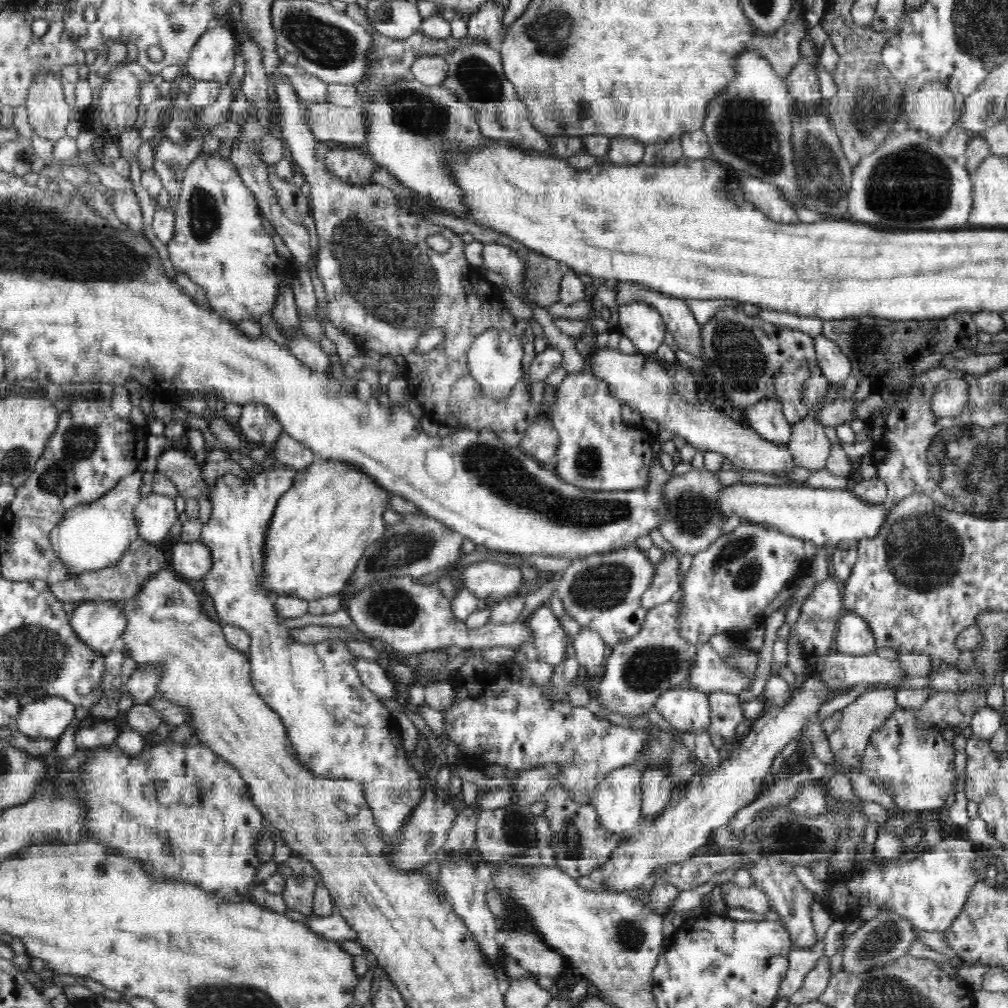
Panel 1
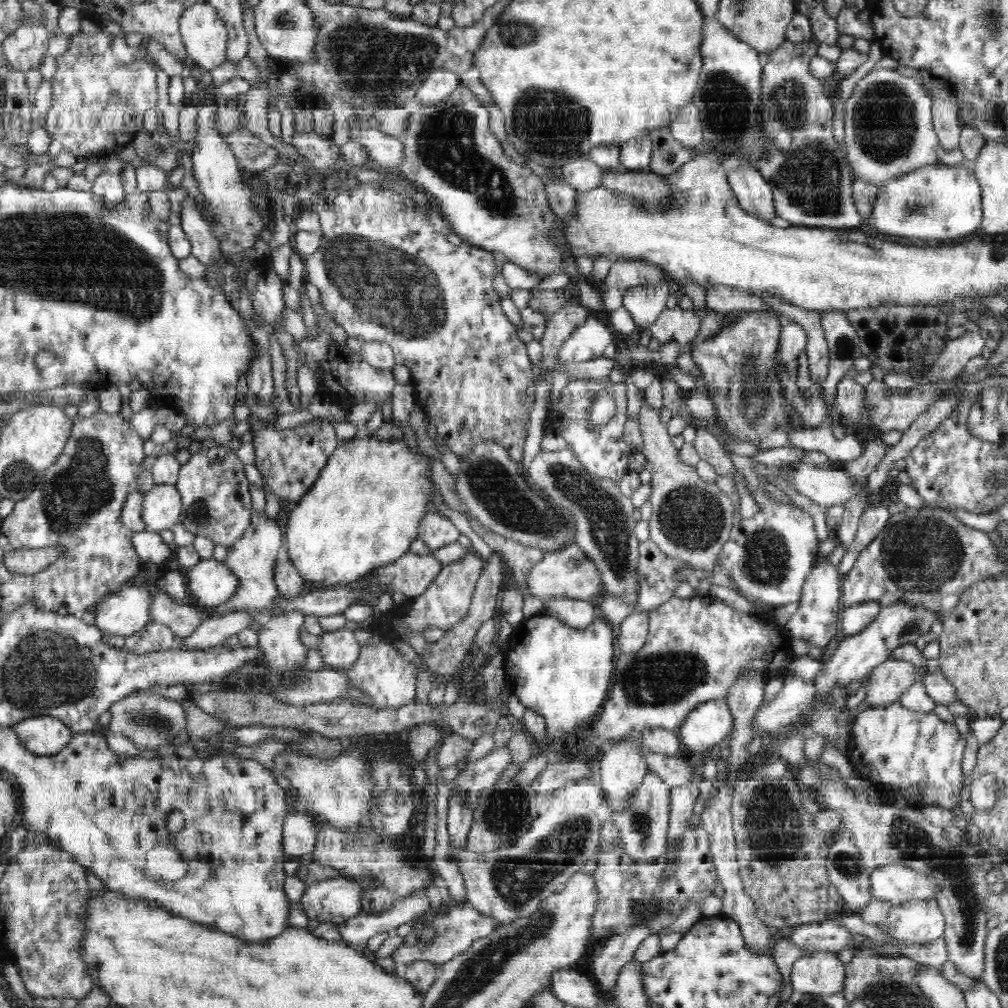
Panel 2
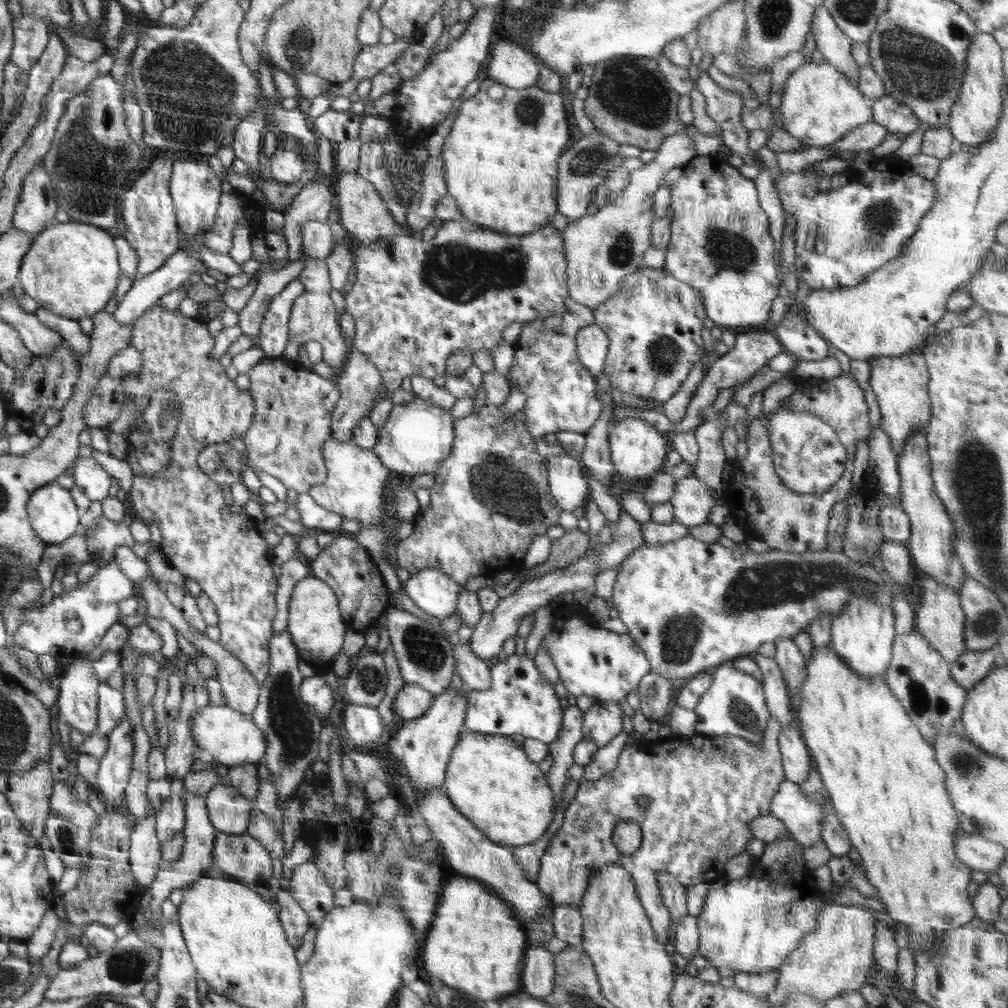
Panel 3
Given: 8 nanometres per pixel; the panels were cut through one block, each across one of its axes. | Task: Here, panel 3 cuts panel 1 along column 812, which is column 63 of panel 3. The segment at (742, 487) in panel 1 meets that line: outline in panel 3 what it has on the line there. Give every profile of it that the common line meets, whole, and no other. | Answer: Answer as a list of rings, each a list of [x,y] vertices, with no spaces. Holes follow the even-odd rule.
[[[56,483],[36,490],[27,508],[35,531],[50,545],[68,540],[80,526],[74,498]]]

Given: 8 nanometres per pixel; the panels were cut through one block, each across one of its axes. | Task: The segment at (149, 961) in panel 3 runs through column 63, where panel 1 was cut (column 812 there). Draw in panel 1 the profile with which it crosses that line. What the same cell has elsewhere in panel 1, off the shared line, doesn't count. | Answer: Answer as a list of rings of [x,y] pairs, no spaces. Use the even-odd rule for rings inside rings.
[[[823,956],[818,960],[817,966],[812,968],[804,978],[802,986],[789,996],[789,1004],[804,1004],[817,1000],[825,991],[831,978],[831,958]]]

